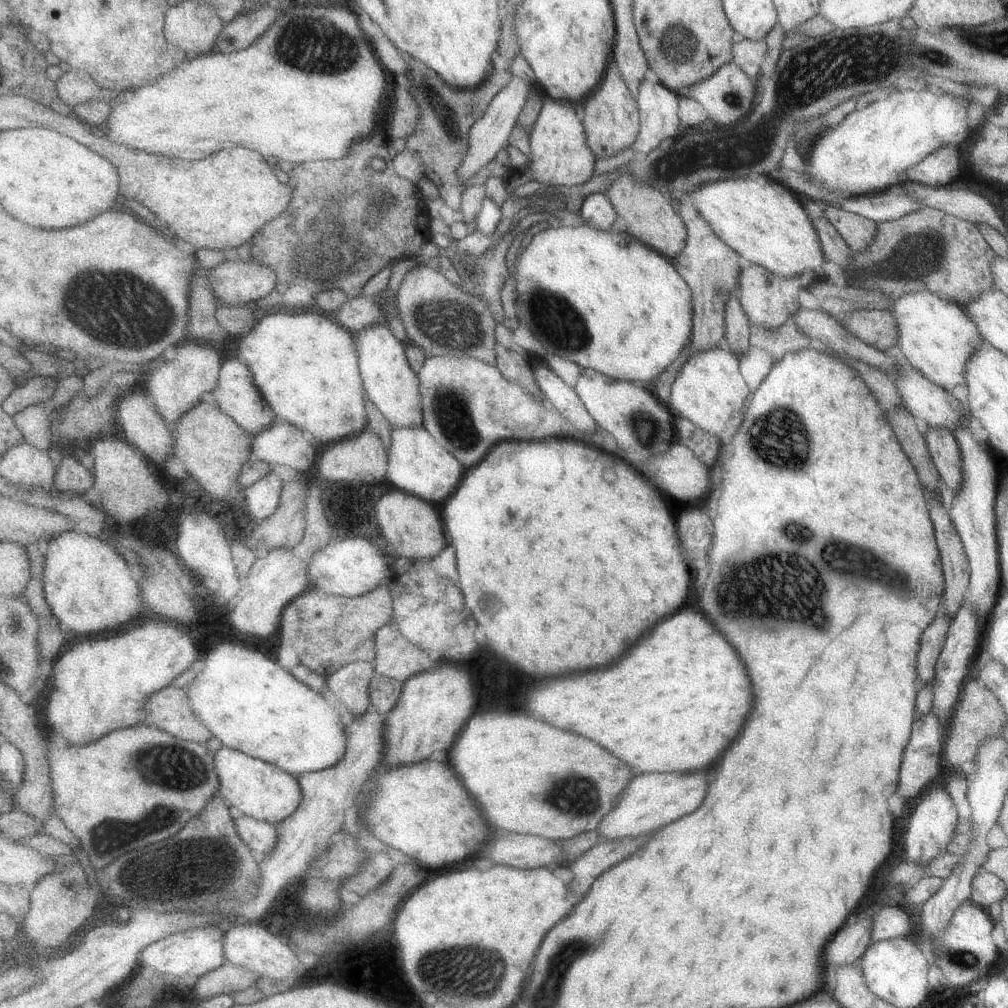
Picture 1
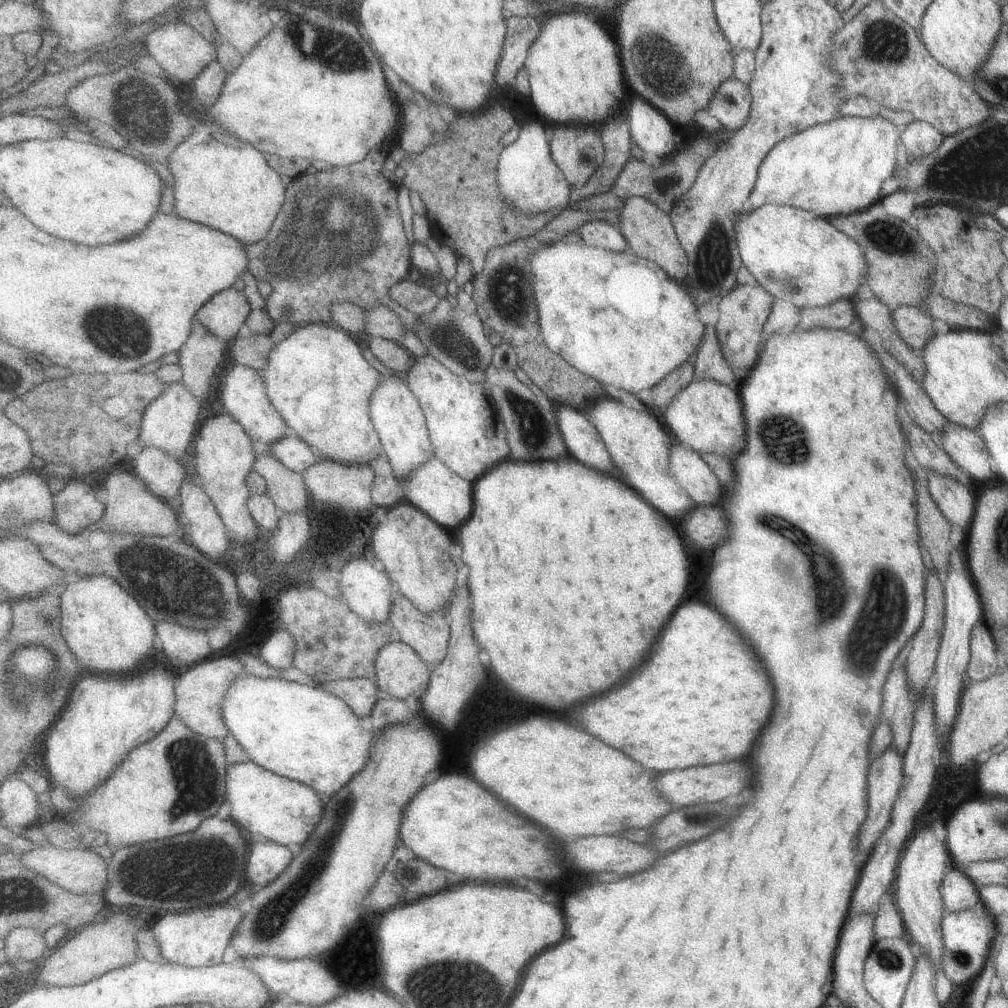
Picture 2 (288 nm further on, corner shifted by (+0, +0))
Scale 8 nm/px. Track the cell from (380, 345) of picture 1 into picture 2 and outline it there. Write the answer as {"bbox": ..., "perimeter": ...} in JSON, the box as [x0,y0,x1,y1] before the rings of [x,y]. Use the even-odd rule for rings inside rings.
{"bbox":[373,376,437,484],"perimeter":[[[385,376],[381,388],[377,388],[373,396],[373,422],[377,424],[377,432],[381,434],[381,440],[385,444],[385,454],[391,458],[395,476],[401,484],[409,480],[415,470],[437,458],[437,446],[433,444],[425,408],[411,390],[409,382],[403,382],[397,376]]]}

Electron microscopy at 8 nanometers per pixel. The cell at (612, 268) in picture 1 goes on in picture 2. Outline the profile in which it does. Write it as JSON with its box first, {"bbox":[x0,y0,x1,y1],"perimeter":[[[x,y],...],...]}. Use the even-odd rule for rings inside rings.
{"bbox":[533,244,705,396],"perimeter":[[[551,244],[537,250],[533,258],[537,274],[537,302],[541,310],[541,326],[545,342],[553,352],[561,354],[569,364],[587,376],[631,392],[633,396],[645,388],[657,386],[679,366],[693,360],[705,338],[705,326],[697,320],[697,306],[687,296],[679,282],[659,268],[655,262],[637,256],[635,252],[609,252],[589,244]]]}

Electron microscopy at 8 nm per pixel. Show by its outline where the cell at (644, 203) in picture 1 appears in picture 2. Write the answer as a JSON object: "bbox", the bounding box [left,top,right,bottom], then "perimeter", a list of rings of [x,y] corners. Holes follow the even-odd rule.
{"bbox":[619,198,687,284],"perimeter":[[[629,198],[629,200],[625,200],[625,206],[621,208],[619,224],[621,224],[619,230],[631,242],[631,252],[655,262],[659,268],[663,268],[679,284],[681,284],[681,280],[685,280],[685,276],[687,276],[687,252],[679,242],[679,236],[673,228],[671,216],[665,210],[661,210],[657,204],[649,202],[647,198]]]}

